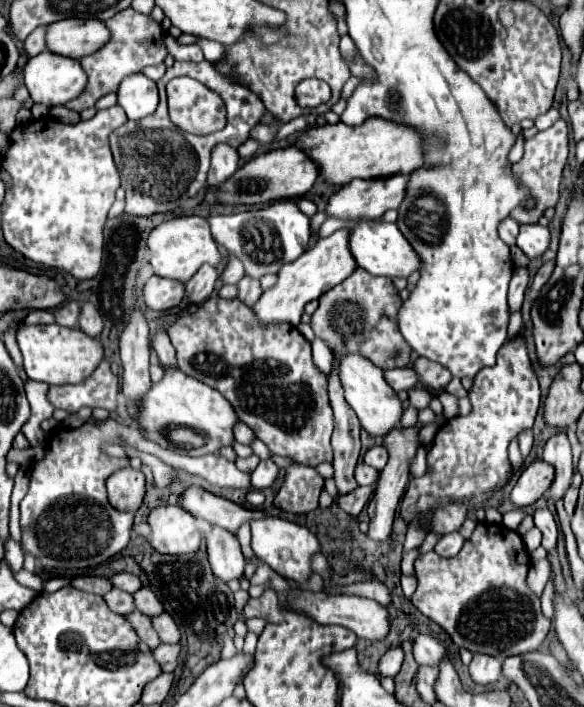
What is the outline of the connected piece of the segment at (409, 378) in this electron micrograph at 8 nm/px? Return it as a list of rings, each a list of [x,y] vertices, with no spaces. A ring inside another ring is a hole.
[[[405,367],[405,369],[389,369],[385,371],[385,381],[399,393],[403,389],[413,389],[415,383],[417,383],[417,375],[415,371],[411,371],[411,367]]]

